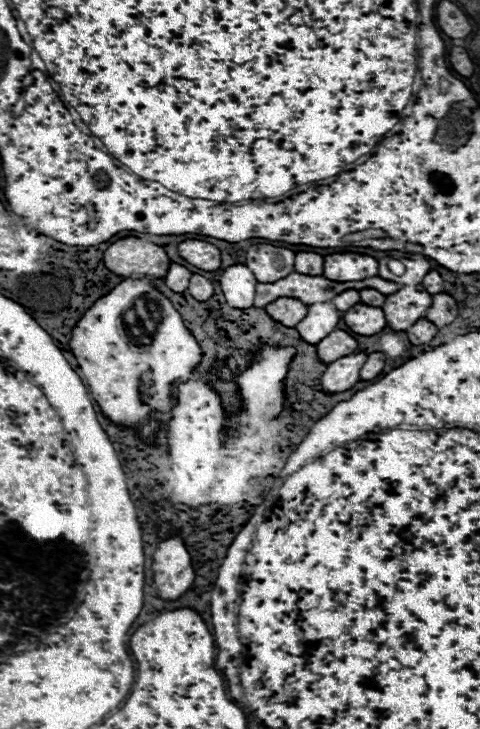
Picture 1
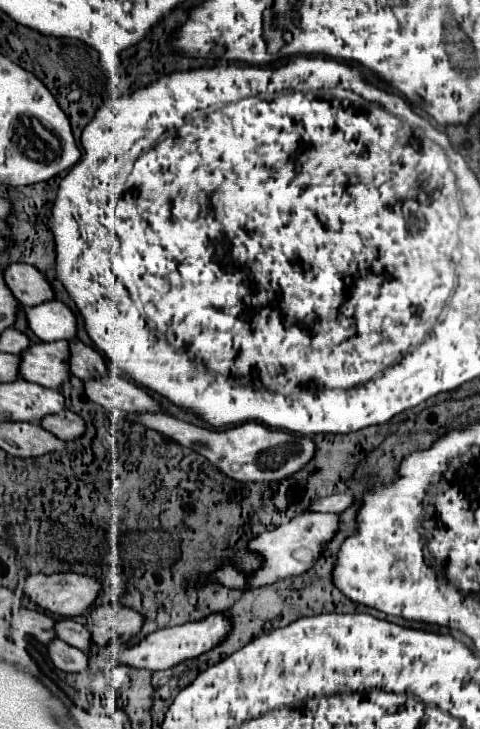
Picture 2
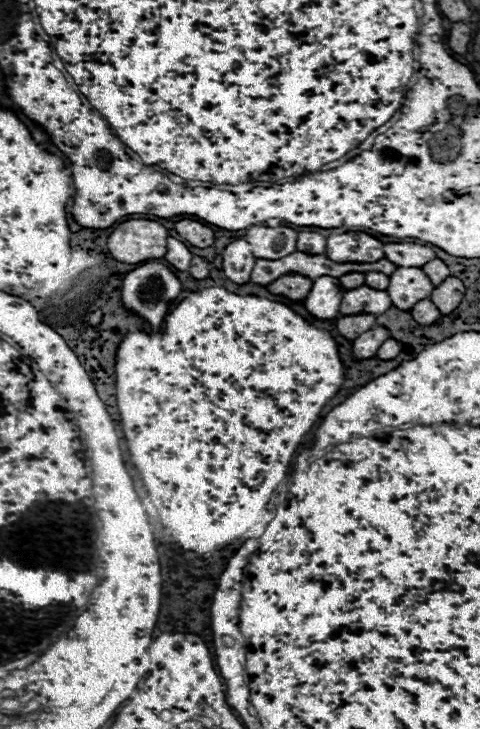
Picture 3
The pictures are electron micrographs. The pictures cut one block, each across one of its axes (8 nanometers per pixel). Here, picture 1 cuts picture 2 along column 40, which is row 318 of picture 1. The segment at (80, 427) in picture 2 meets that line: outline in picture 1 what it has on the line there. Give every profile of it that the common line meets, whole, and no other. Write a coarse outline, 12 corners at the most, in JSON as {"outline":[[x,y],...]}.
{"outline":[[426,318],[406,330],[412,344],[426,344],[438,328]]}

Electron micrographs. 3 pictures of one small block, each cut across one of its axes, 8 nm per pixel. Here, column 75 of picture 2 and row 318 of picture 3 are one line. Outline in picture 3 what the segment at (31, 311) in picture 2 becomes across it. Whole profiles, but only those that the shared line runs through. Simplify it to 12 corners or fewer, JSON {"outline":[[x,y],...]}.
{"outline":[[332,276],[314,280],[304,308],[316,320],[336,320],[344,288]]}

